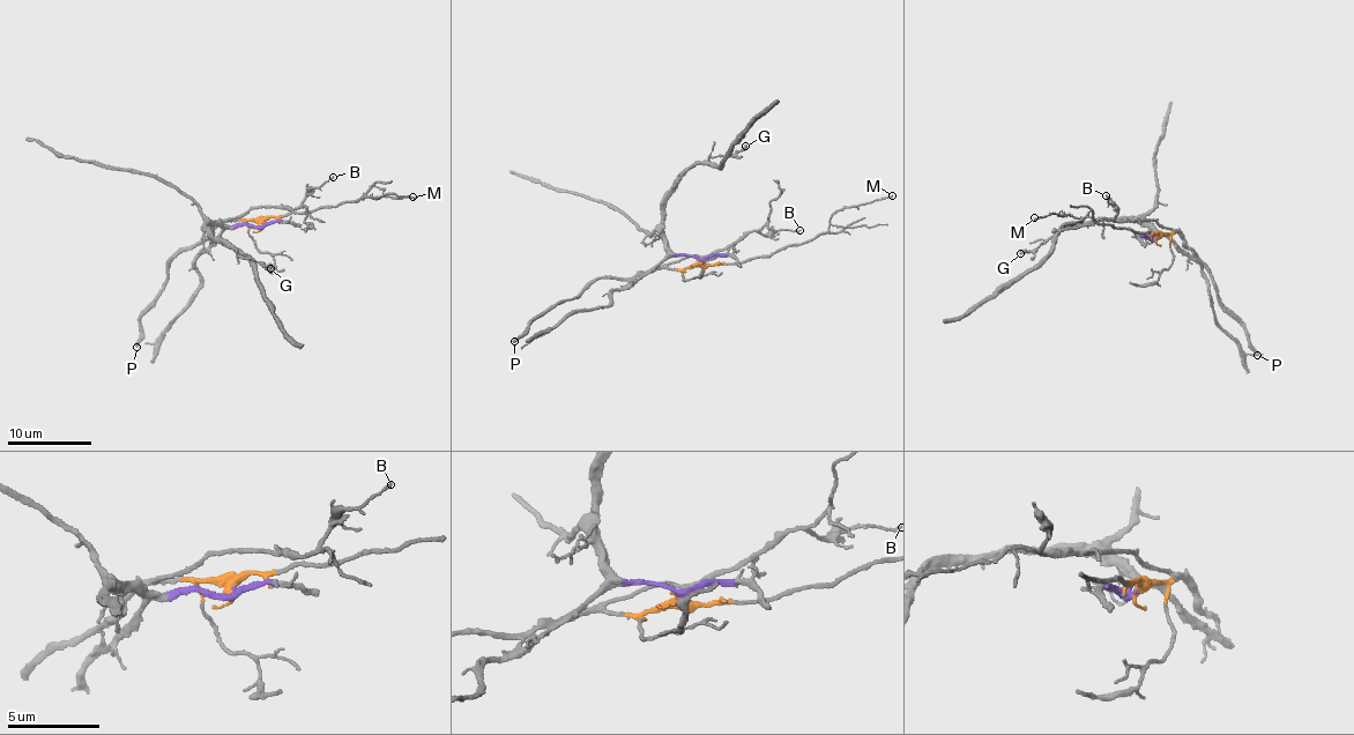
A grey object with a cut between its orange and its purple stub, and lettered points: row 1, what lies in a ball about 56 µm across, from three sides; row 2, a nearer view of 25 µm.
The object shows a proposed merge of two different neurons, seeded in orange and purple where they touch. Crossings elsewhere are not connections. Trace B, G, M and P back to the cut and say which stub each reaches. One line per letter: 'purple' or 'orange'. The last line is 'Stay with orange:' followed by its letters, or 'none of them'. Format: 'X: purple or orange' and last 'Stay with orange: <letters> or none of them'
B: orange
G: purple
M: orange
P: orange
Stay with orange: B, M, P

